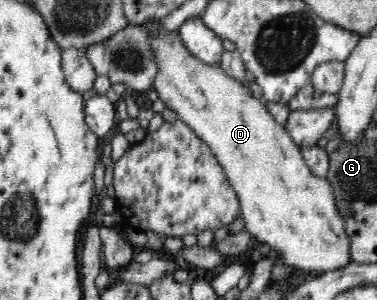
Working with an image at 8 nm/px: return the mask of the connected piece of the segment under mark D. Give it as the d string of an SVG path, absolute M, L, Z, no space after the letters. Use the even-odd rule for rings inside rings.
M146 19L138 23L138 27L144 27L148 33L146 41L158 69L150 88L156 91L165 108L176 112L180 121L189 125L213 152L239 197L245 229L254 237L254 242L268 244L279 252L283 263L313 277L346 267L351 262L349 236L345 233L345 217L337 209L333 186L326 178L312 175L299 146L285 127L276 122L264 102L253 97L248 86L232 78L221 66L211 66L196 59L184 46L179 31L165 30L161 20Z

